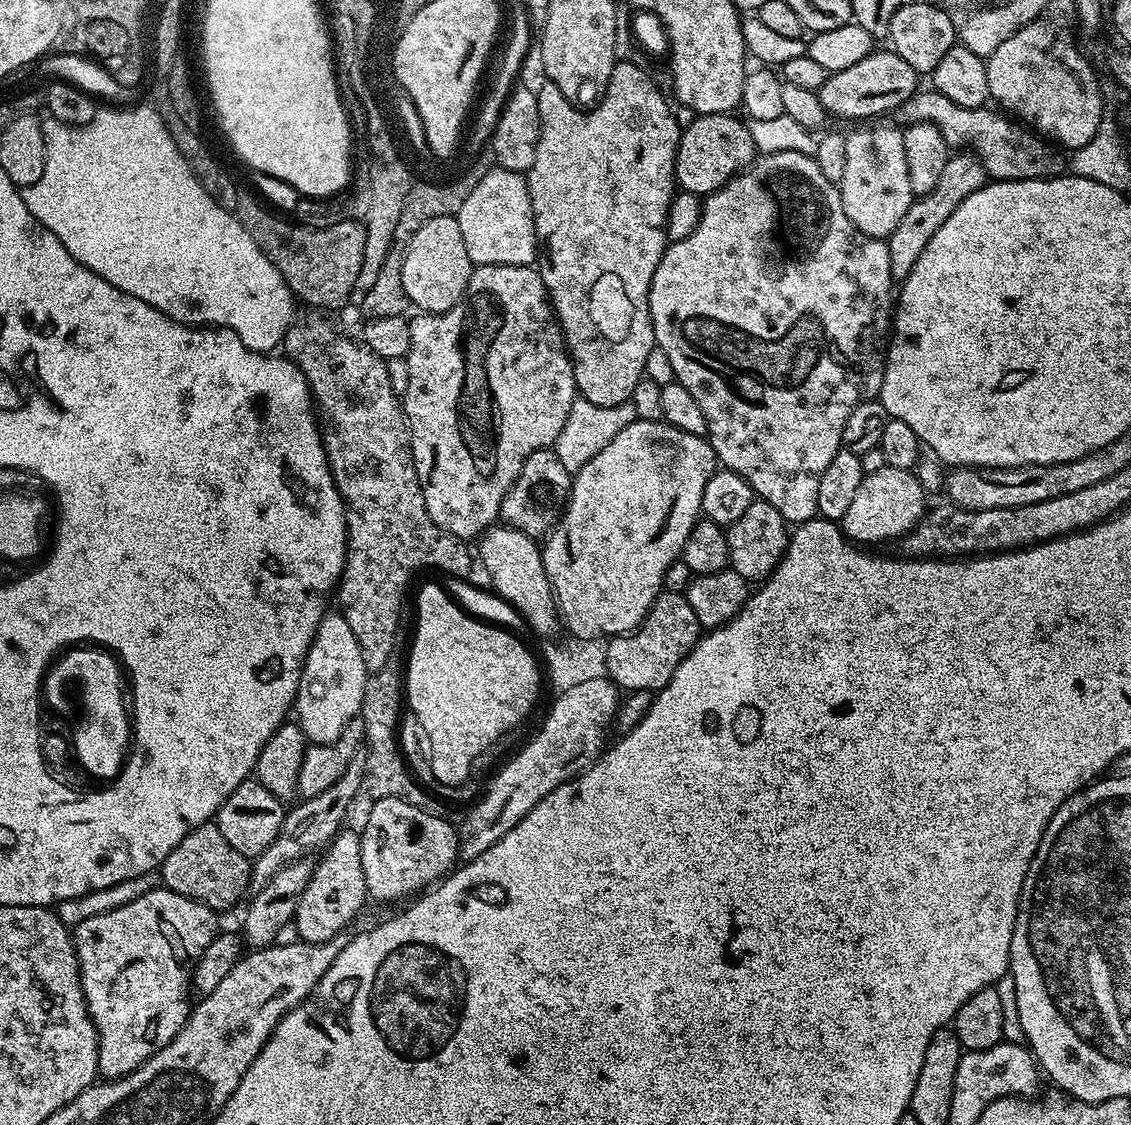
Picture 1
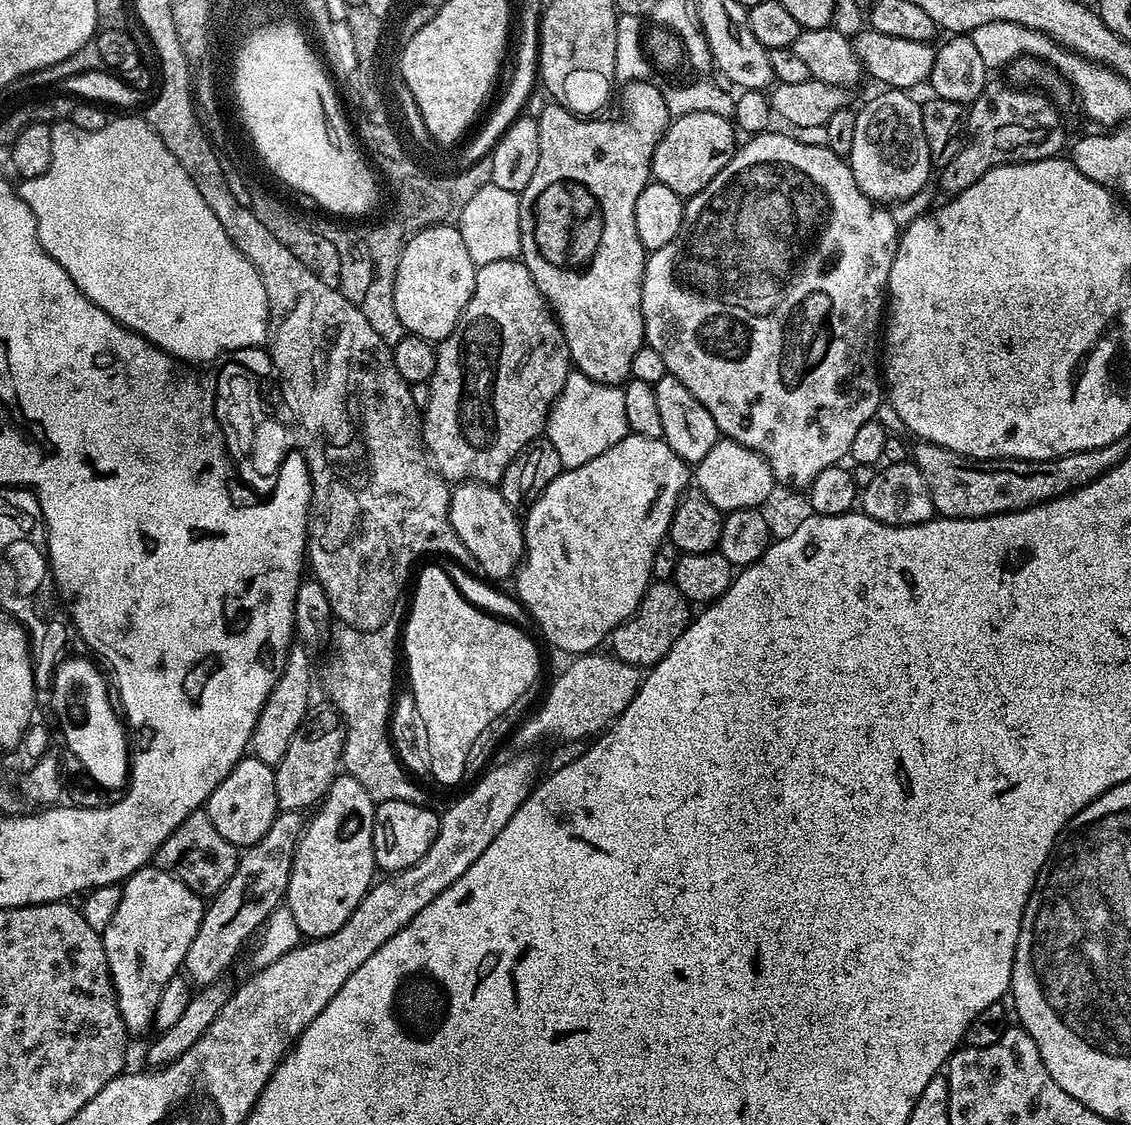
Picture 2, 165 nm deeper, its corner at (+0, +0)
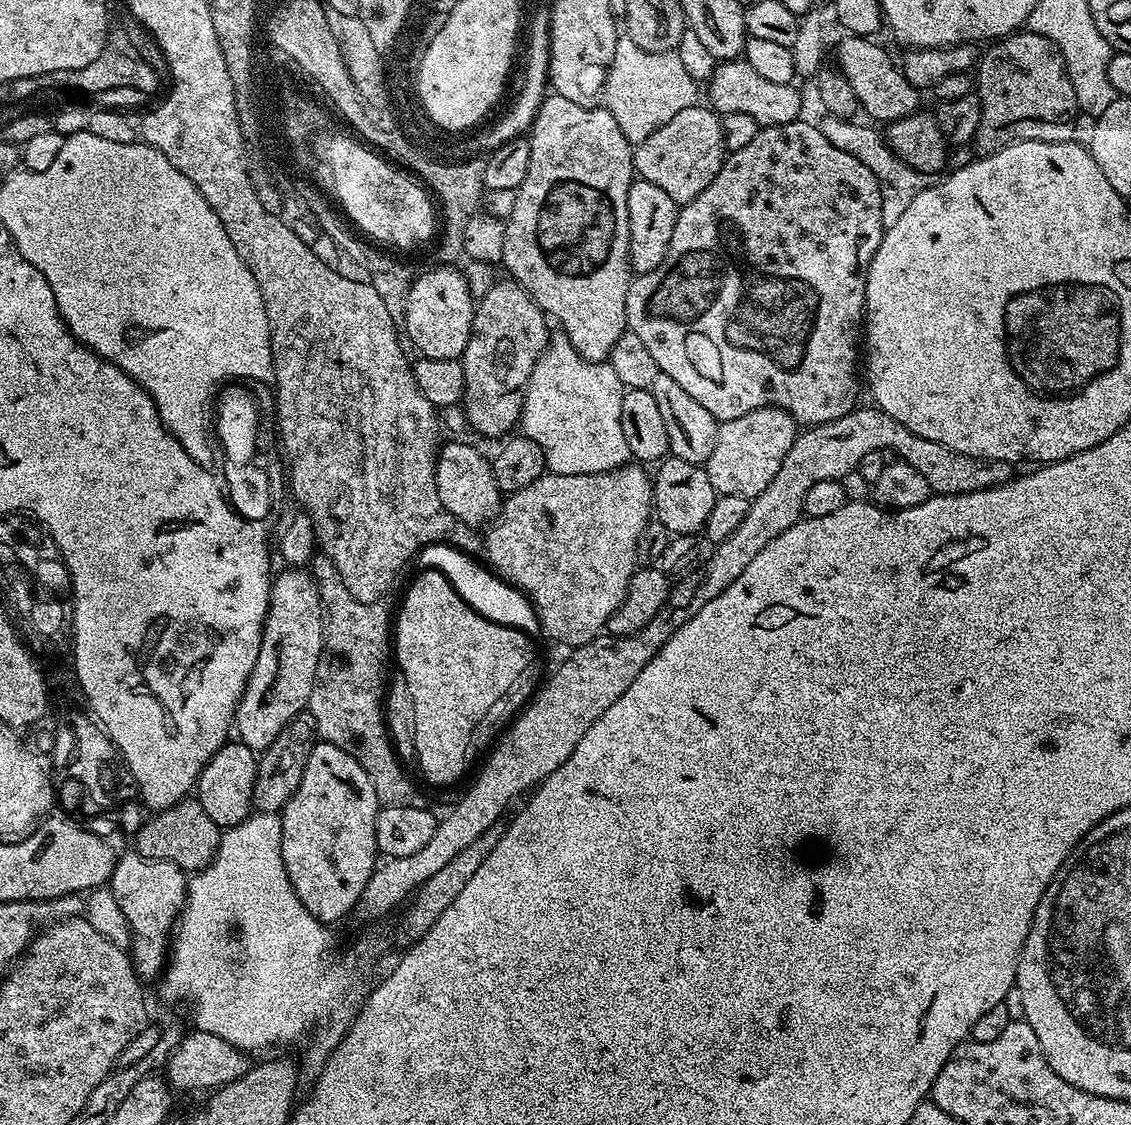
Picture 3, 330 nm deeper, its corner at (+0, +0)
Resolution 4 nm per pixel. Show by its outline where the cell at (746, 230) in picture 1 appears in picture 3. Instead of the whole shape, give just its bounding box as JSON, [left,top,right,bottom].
[626,118,884,426]

